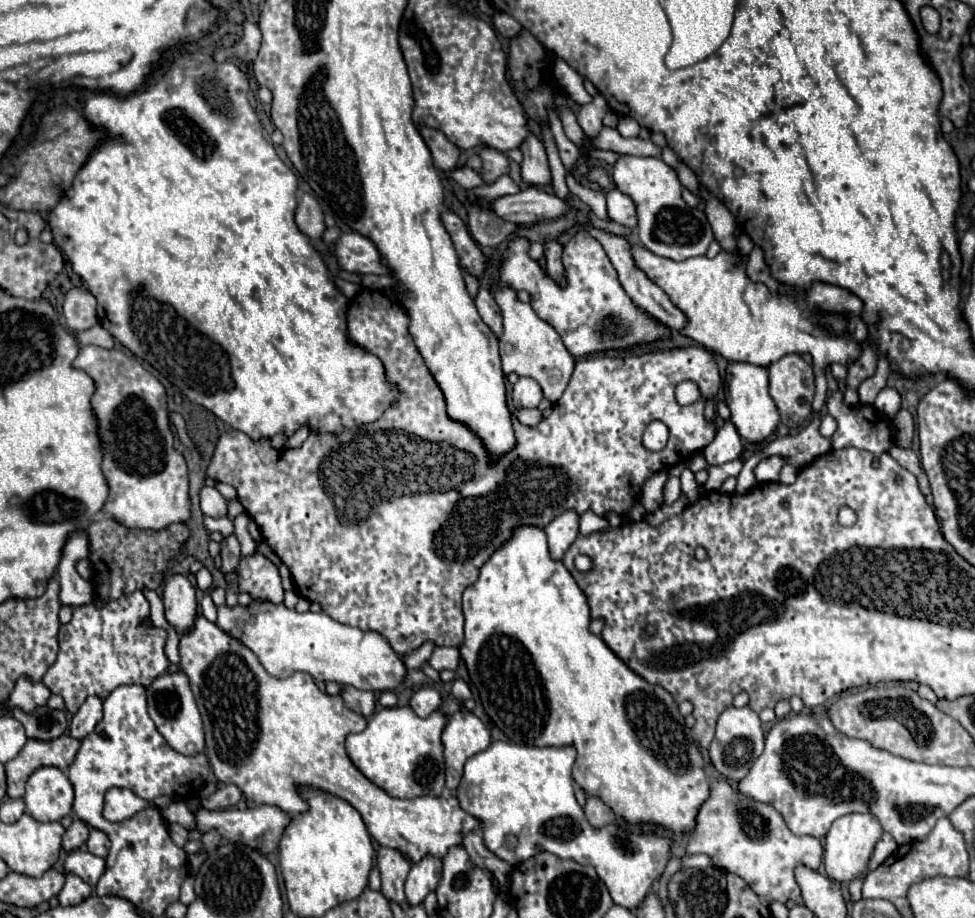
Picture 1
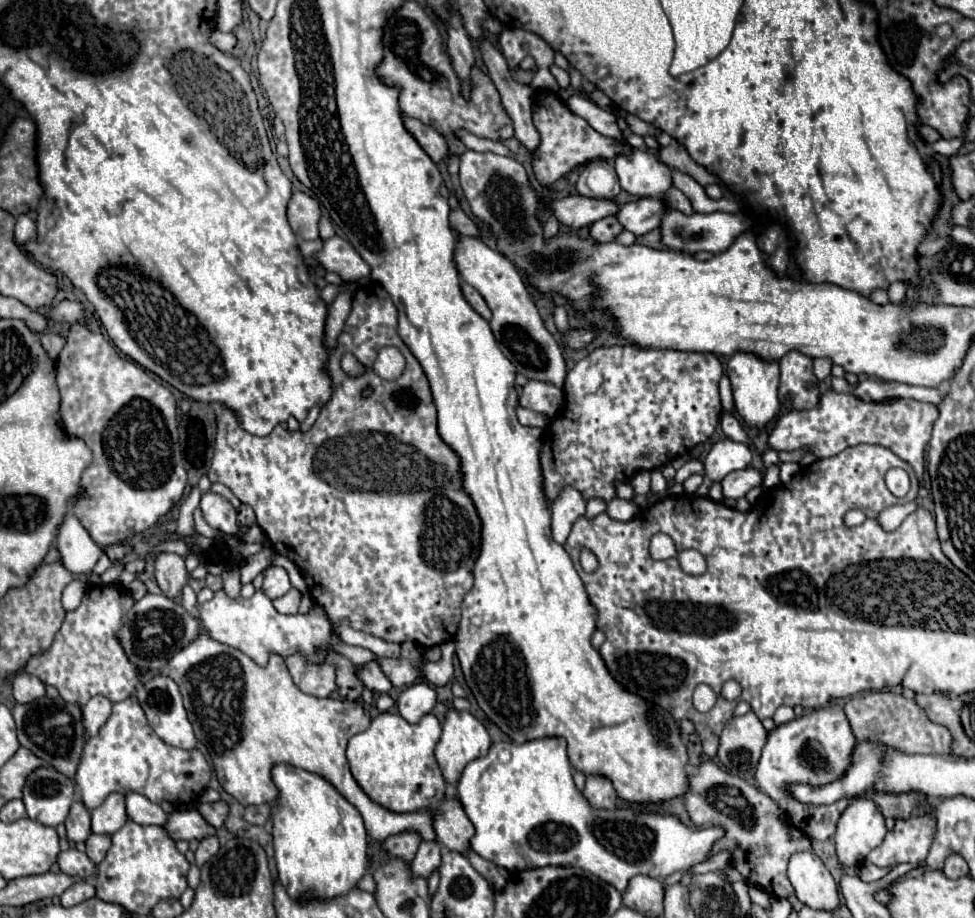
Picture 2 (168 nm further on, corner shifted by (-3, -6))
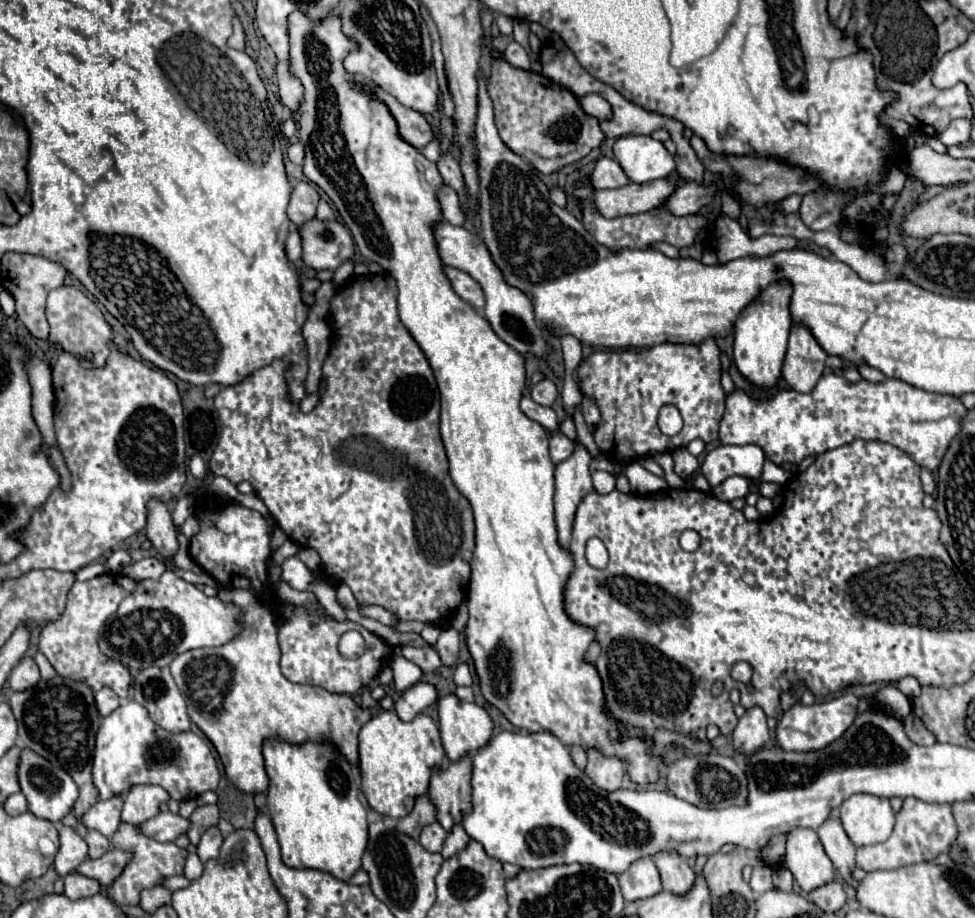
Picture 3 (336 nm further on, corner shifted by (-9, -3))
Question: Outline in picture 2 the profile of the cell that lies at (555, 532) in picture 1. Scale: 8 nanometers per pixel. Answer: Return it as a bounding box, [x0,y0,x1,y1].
[551,486,585,544]

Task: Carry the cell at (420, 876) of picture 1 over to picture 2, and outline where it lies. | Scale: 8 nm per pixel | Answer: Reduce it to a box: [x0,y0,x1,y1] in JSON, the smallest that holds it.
[411,840,441,878]

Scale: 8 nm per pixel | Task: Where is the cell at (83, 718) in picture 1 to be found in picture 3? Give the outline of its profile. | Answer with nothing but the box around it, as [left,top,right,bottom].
[95,687,121,717]

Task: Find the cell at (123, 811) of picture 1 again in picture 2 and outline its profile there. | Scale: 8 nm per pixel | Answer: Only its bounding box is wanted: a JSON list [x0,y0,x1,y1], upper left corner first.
[91,794,127,834]

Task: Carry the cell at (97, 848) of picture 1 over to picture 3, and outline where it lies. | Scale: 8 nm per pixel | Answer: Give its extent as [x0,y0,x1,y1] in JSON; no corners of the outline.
[85,831,111,859]

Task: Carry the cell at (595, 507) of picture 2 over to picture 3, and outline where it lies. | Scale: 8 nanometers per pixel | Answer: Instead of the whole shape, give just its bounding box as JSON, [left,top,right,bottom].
[593,471,615,495]

